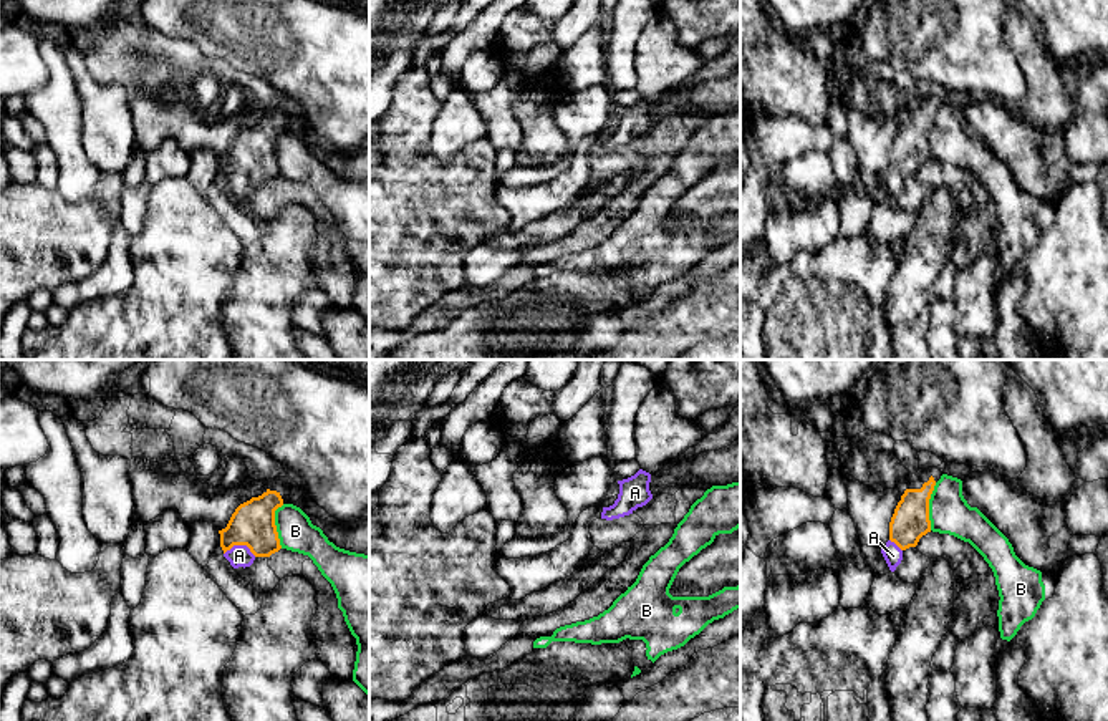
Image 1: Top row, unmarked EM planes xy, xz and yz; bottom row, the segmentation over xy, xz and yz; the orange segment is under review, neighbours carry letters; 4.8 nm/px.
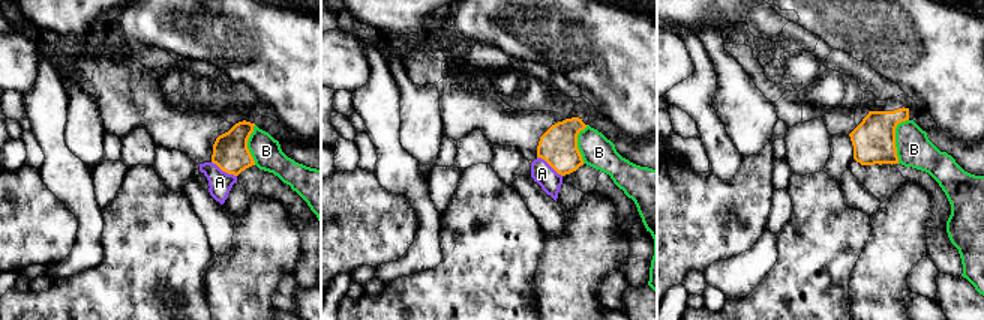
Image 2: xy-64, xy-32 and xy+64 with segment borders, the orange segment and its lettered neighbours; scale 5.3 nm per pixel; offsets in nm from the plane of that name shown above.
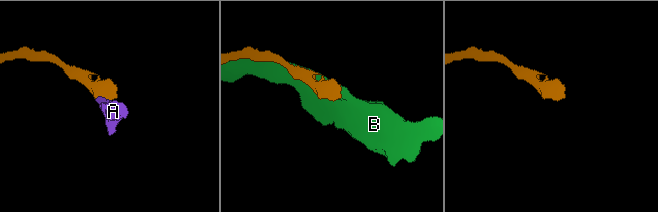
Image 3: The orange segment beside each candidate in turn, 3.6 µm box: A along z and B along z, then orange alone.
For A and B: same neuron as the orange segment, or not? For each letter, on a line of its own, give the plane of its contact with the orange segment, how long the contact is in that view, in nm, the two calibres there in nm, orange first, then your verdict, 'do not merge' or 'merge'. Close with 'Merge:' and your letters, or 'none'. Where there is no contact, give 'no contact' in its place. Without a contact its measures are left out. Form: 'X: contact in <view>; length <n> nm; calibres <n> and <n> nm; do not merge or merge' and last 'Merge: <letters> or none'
A: contact in xy; length 160 nm; calibres 220 and 110 nm; merge
B: contact in yz; length 240 nm; calibres 180 and 200 nm; do not merge
Merge: A

